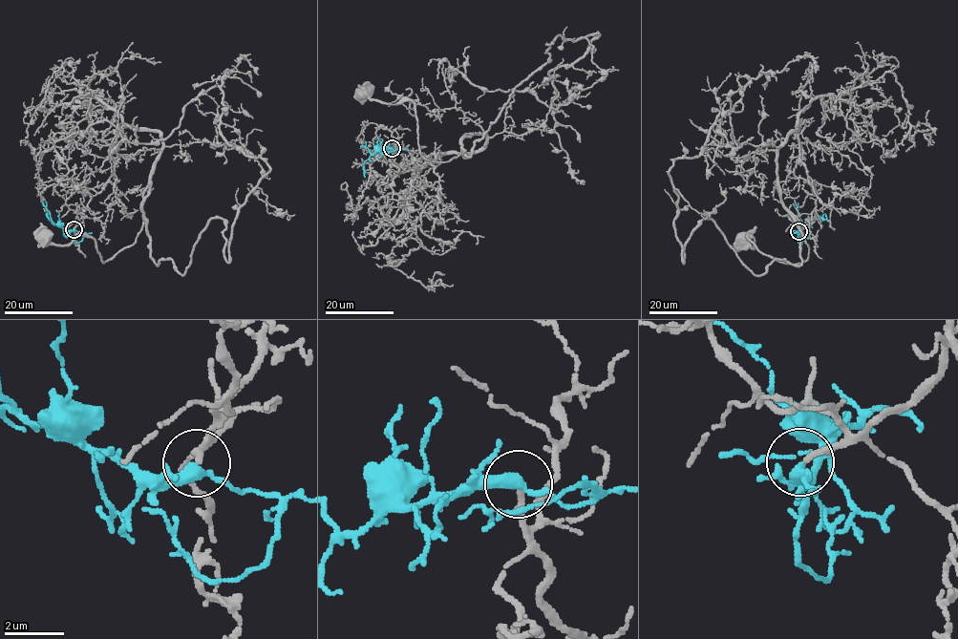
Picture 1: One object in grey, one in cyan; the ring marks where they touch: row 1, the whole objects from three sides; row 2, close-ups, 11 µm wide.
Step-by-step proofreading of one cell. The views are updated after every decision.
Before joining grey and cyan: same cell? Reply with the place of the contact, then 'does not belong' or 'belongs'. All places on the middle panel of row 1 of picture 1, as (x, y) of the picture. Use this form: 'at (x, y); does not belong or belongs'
at (392, 148); belongs

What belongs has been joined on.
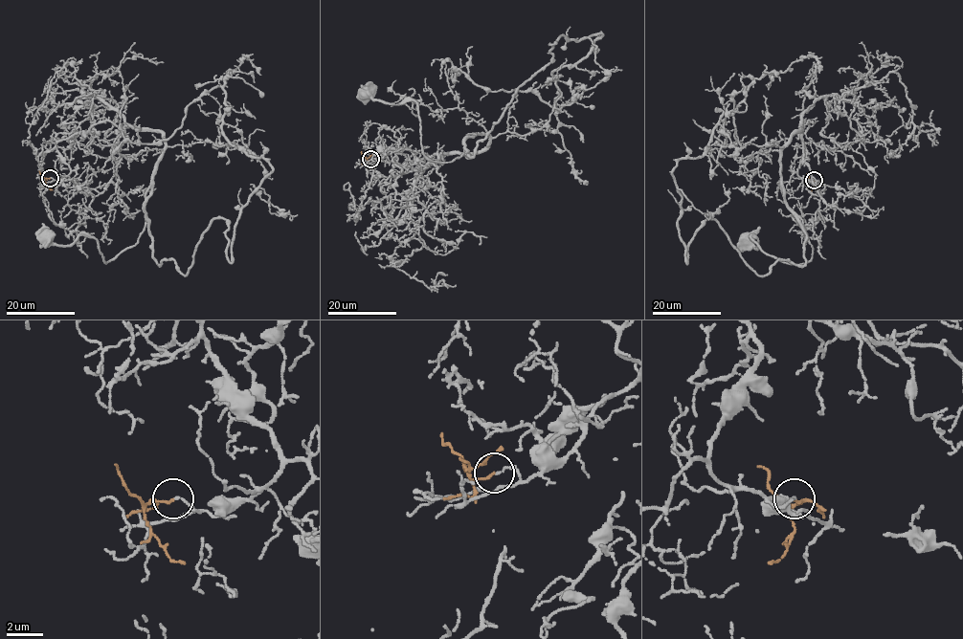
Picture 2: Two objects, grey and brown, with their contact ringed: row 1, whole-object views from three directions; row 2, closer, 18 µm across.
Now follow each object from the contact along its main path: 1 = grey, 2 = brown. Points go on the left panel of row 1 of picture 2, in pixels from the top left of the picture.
1: (50, 177), (71, 171), (55, 144), (99, 122), (163, 134), (135, 244), (105, 263), (93, 236), (45, 241)
2: (50, 177), (44, 182), (53, 190)

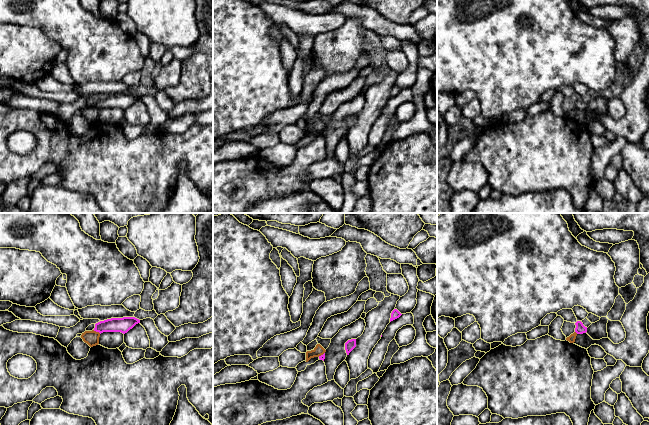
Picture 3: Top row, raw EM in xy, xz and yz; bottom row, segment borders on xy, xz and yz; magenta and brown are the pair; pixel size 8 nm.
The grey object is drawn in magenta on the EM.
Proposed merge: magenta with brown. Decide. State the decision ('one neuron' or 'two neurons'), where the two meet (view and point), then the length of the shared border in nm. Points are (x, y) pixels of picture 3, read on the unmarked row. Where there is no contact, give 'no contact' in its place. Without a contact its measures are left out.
two neurons; contact xy (97, 107); length 70 nm

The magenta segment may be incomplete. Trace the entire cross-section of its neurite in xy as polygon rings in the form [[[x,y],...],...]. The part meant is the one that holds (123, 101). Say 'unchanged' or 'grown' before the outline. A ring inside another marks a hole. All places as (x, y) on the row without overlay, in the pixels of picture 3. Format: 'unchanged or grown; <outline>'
unchanged; [[[135,93],[111,94],[96,99],[94,107],[100,110],[103,108],[121,108],[125,110],[138,99],[140,99],[140,96]]]

